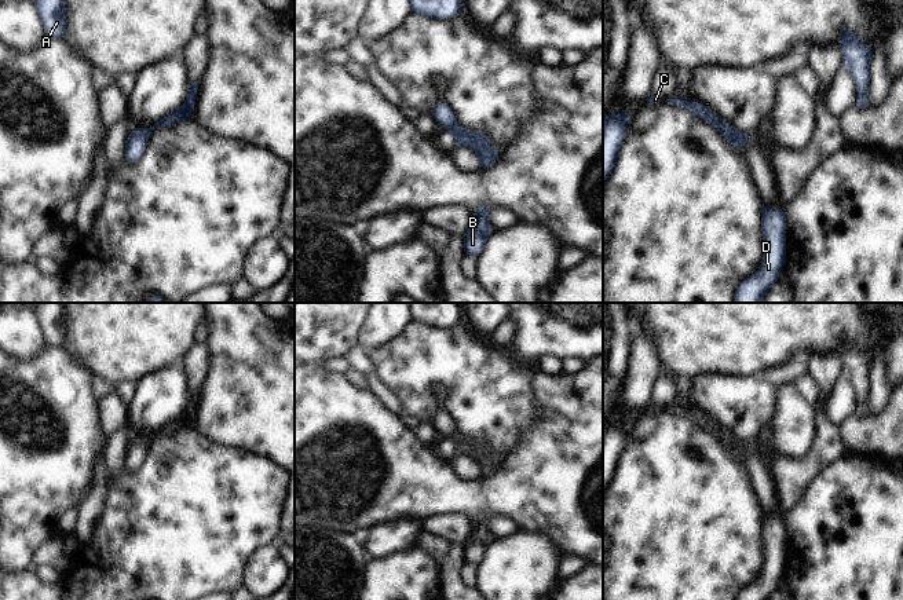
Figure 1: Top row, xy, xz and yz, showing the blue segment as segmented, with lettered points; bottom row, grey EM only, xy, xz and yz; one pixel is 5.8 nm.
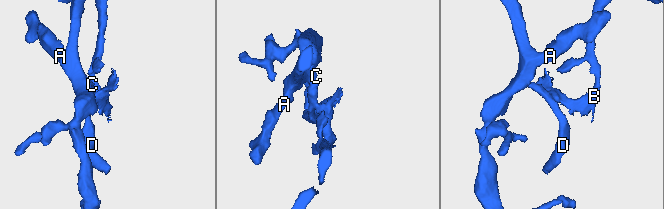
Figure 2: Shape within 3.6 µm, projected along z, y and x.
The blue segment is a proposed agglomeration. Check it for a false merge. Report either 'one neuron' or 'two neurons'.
two neurons

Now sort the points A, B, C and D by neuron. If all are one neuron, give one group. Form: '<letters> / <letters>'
A C D / B

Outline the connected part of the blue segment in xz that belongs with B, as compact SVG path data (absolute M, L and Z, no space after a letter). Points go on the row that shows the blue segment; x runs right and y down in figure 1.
M478 208L469 228L464 233L464 253L476 257L486 242L494 233L493 226L487 220L491 208Z

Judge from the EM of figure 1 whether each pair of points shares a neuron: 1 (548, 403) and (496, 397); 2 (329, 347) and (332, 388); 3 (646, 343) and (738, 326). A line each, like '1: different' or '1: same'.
1: different
2: different
3: different

